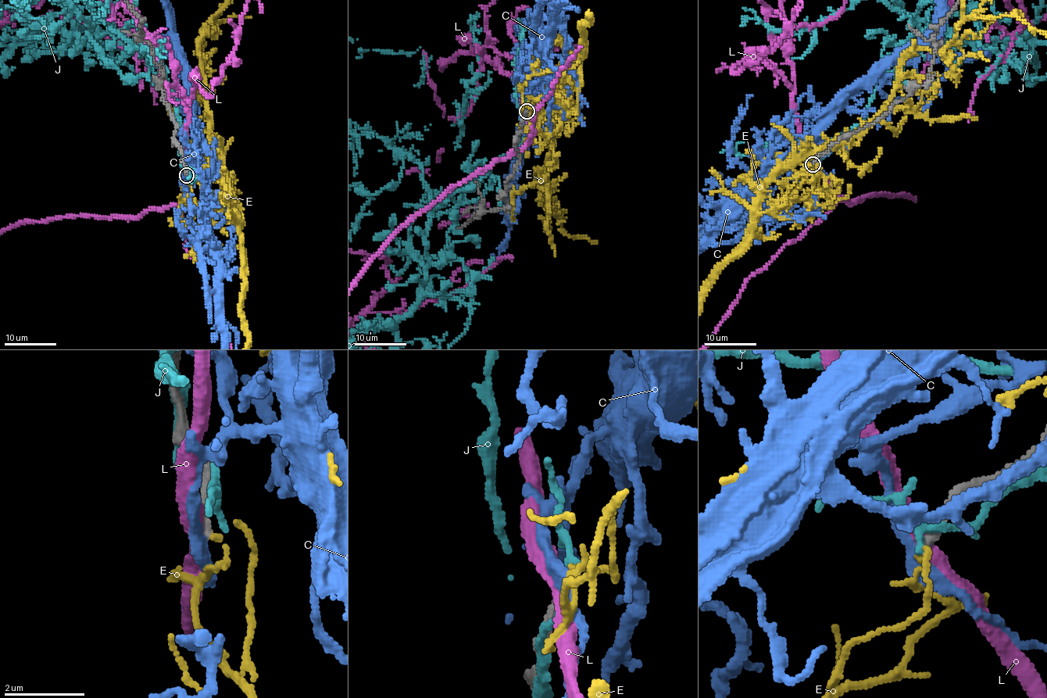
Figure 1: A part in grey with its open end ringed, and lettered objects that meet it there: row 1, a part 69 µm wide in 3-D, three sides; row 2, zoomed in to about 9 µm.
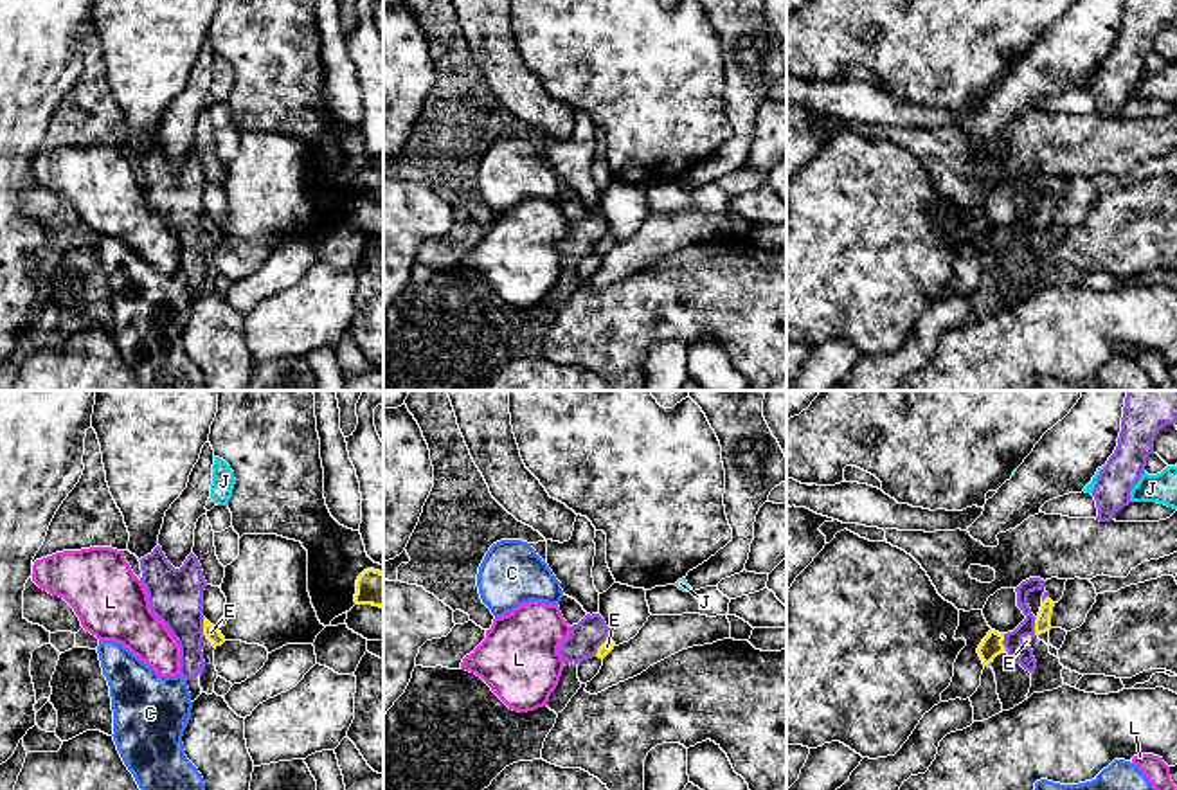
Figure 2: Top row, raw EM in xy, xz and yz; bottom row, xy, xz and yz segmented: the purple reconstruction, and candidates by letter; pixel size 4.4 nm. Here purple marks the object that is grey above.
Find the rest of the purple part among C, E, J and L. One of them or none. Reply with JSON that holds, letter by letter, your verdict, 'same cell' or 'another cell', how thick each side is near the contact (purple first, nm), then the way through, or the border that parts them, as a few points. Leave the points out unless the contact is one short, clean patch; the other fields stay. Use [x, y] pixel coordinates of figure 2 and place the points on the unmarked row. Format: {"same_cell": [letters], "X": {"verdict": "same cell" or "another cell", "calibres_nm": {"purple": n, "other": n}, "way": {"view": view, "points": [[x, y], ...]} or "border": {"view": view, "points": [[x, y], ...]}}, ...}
{"same_cell": [], "C": {"verdict": "another cell", "calibres_nm": {"purple": 170, "other": 340}, "border": {"view": "xy", "points": [[180, 270], [186, 278]]}}, "E": {"verdict": "another cell", "calibres_nm": {"purple": 150, "other": 60}, "border": {"view": "xz", "points": [[609, 234], [594, 252]]}}, "J": {"verdict": "another cell", "calibres_nm": {"purple": 160, "other": 140}, "border": {"view": "yz", "points": [[1143, 67], [1129, 98]]}}, "L": {"verdict": "another cell", "calibres_nm": {"purple": 240, "other": 300}}}

